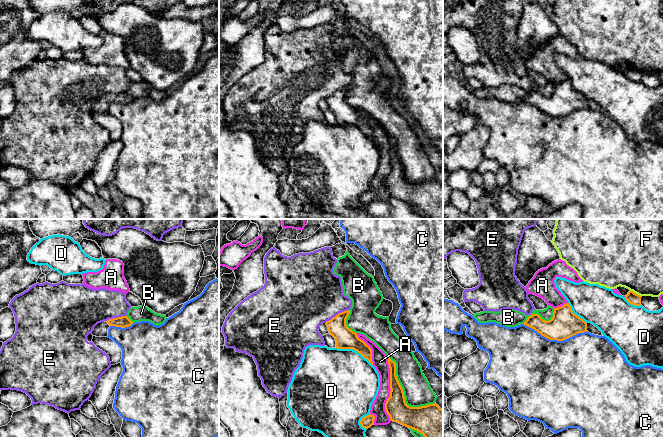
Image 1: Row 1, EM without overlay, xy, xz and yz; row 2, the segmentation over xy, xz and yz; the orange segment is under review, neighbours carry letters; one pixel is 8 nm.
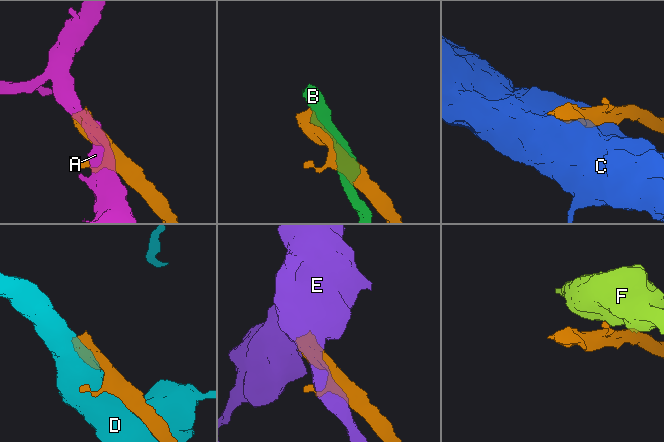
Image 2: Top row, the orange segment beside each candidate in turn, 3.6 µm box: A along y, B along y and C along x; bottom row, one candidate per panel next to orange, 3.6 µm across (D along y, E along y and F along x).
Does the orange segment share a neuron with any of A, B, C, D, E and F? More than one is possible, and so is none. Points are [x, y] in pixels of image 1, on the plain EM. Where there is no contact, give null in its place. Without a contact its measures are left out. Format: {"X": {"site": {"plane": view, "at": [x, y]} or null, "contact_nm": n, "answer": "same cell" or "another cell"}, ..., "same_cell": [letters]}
{"A": {"site": {"plane": "xz", "at": [390, 164]}, "contact_nm": 500, "answer": "another cell"}, "B": {"site": {"plane": "xz", "at": [403, 170]}, "contact_nm": 550, "answer": "another cell"}, "C": {"site": {"plane": "yz", "at": [555, 115]}, "contact_nm": 500, "answer": "another cell"}, "D": {"site": {"plane": "xz", "at": [354, 125]}, "contact_nm": 320, "answer": "another cell"}, "E": {"site": {"plane": "xz", "at": [338, 90]}, "contact_nm": 220, "answer": "another cell"}, "F": {"site": {"plane": "yz", "at": [635, 69]}, "contact_nm": 110, "answer": "another cell"}, "same_cell": []}

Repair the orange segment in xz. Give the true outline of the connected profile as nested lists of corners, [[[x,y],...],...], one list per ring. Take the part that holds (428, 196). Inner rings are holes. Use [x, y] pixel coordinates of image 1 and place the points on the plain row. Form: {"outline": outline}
{"outline": [[[388,134],[388,140],[391,167],[385,186],[390,196],[417,206],[427,215],[427,219],[443,219],[443,186],[436,178],[421,183],[408,182],[396,152],[396,139]]]}

